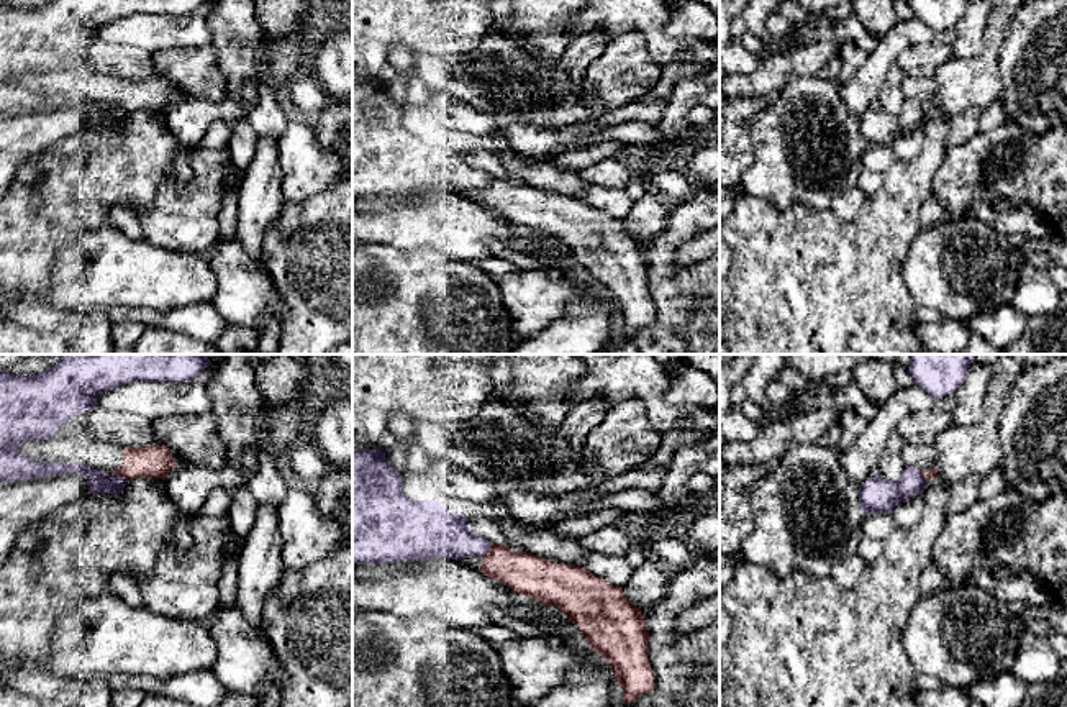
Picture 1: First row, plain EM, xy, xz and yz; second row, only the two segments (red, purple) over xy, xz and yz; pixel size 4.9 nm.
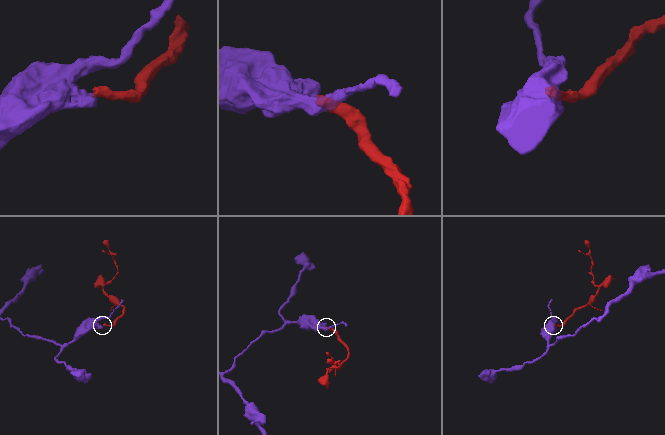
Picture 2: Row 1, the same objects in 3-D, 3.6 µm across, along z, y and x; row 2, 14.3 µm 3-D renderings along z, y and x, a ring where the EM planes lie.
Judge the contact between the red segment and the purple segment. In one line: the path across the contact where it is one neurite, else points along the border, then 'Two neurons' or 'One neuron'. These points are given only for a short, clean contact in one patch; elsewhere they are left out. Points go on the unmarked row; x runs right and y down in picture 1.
Boundary: xz (490, 177), (482, 189). Two neurons

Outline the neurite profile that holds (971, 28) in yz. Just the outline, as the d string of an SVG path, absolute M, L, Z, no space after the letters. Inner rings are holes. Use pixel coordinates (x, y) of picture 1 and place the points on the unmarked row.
M969 0L965 13L954 25L952 49L960 59L974 59L985 48L985 31L992 0Z

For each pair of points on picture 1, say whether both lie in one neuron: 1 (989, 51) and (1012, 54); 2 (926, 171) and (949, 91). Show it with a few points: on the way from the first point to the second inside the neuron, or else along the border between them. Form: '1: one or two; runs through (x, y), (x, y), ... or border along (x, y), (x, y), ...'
1: two; border along (1013, 17), (1000, 46), (1002, 91)
2: two; border along (938, 110), (946, 117)

